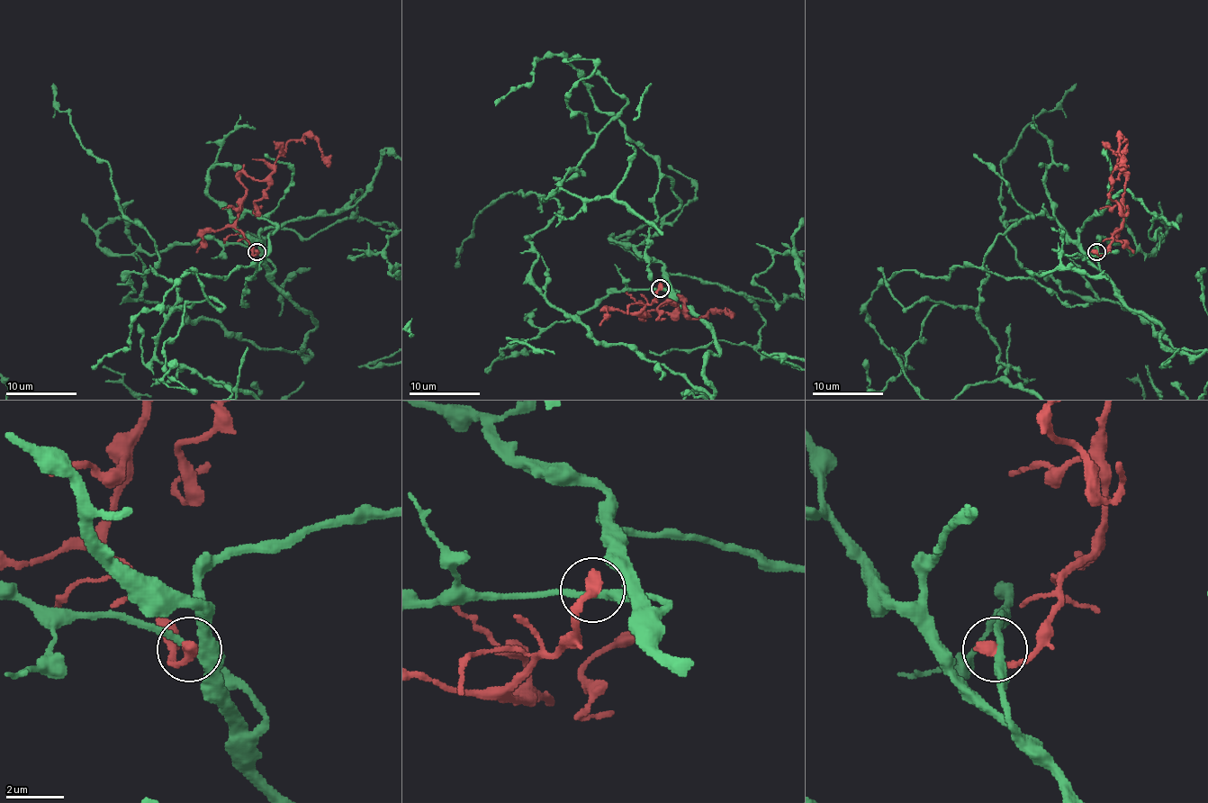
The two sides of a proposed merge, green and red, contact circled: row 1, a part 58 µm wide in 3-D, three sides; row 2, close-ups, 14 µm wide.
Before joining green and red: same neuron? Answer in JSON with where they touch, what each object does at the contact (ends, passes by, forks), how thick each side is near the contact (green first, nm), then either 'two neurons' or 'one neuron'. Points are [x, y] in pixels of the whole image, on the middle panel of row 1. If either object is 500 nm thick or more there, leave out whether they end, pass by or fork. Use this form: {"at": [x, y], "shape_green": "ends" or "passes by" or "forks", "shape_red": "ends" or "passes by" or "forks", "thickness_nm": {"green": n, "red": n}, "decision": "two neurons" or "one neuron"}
{"at": [660, 288], "shape_green": "passes by", "shape_red": "ends", "thickness_nm": {"green": 240, "red": 440}, "decision": "two neurons"}

